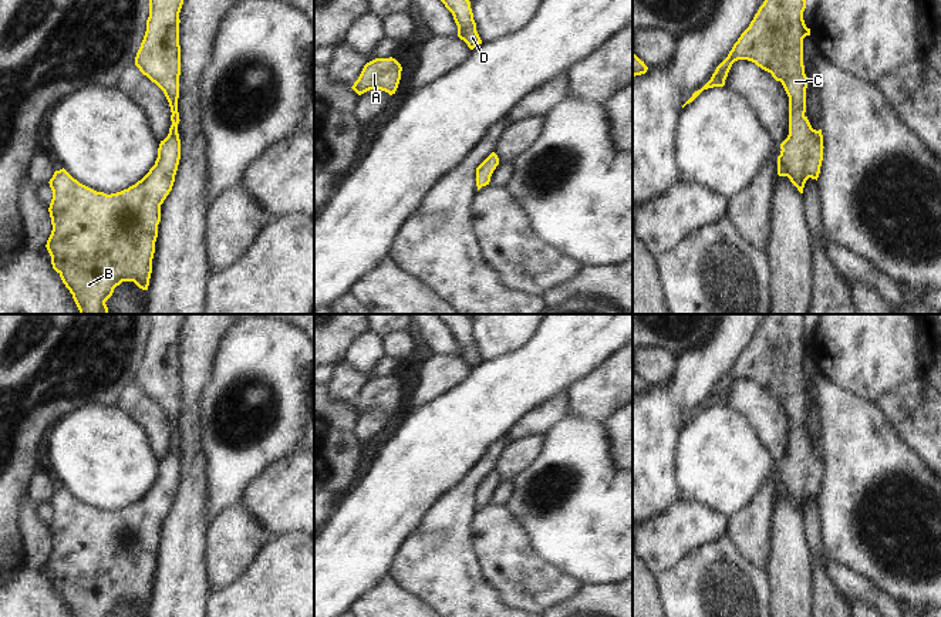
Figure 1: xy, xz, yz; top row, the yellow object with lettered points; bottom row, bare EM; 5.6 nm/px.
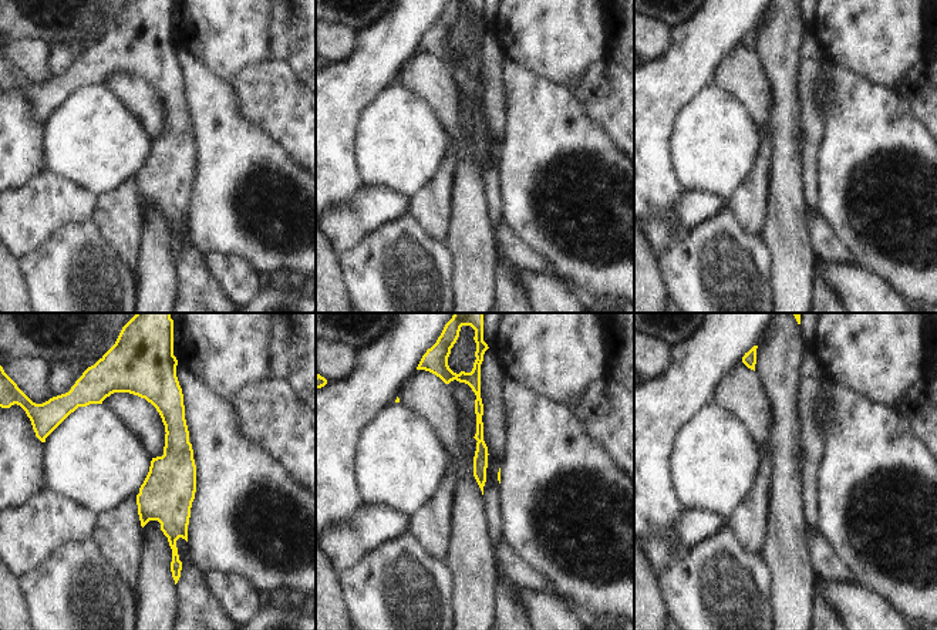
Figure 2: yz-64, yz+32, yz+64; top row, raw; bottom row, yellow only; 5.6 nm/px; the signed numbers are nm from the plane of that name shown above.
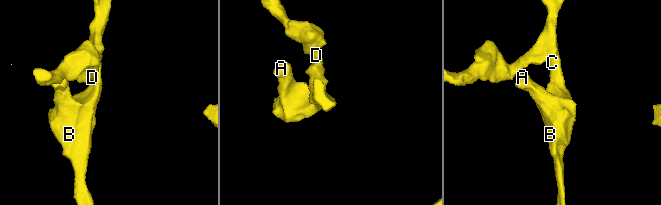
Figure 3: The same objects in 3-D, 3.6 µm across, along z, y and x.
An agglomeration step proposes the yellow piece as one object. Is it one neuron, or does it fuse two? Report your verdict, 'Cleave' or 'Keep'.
Keep.

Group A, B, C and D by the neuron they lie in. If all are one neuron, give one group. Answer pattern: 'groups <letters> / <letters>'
groups A B C D

